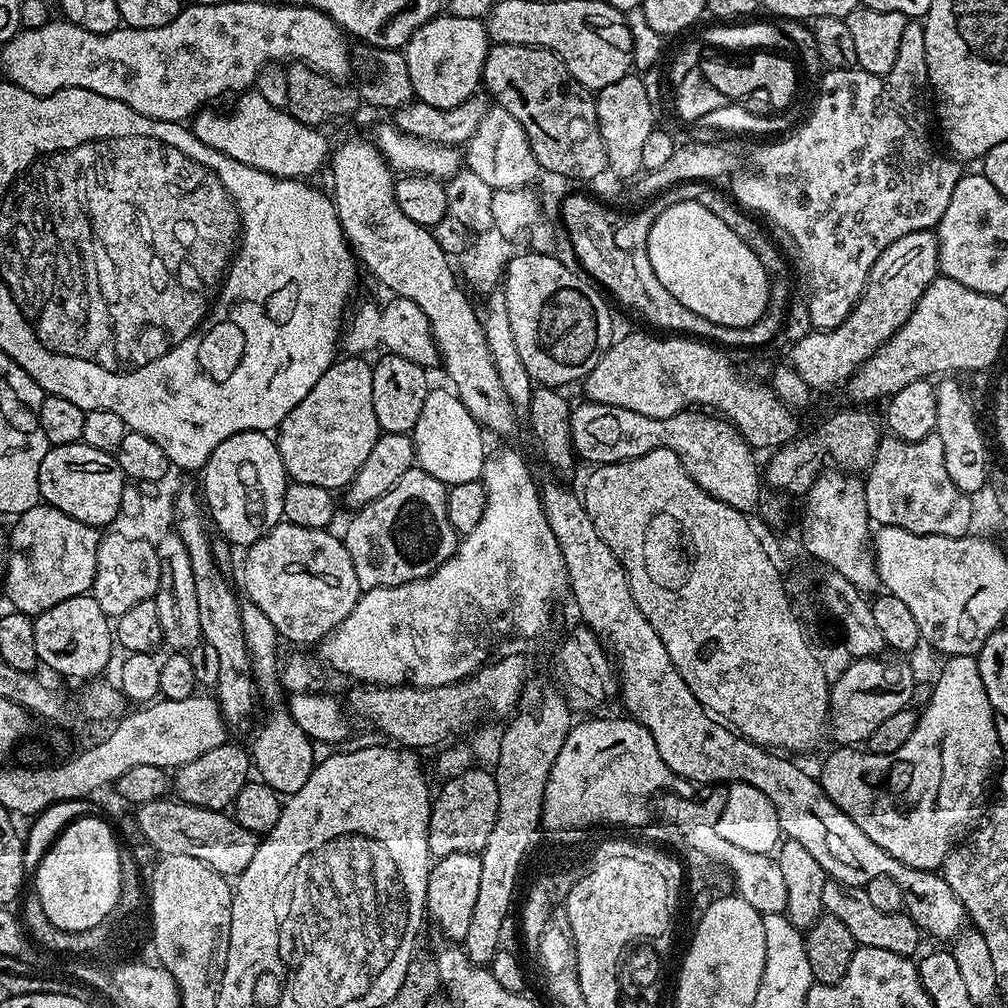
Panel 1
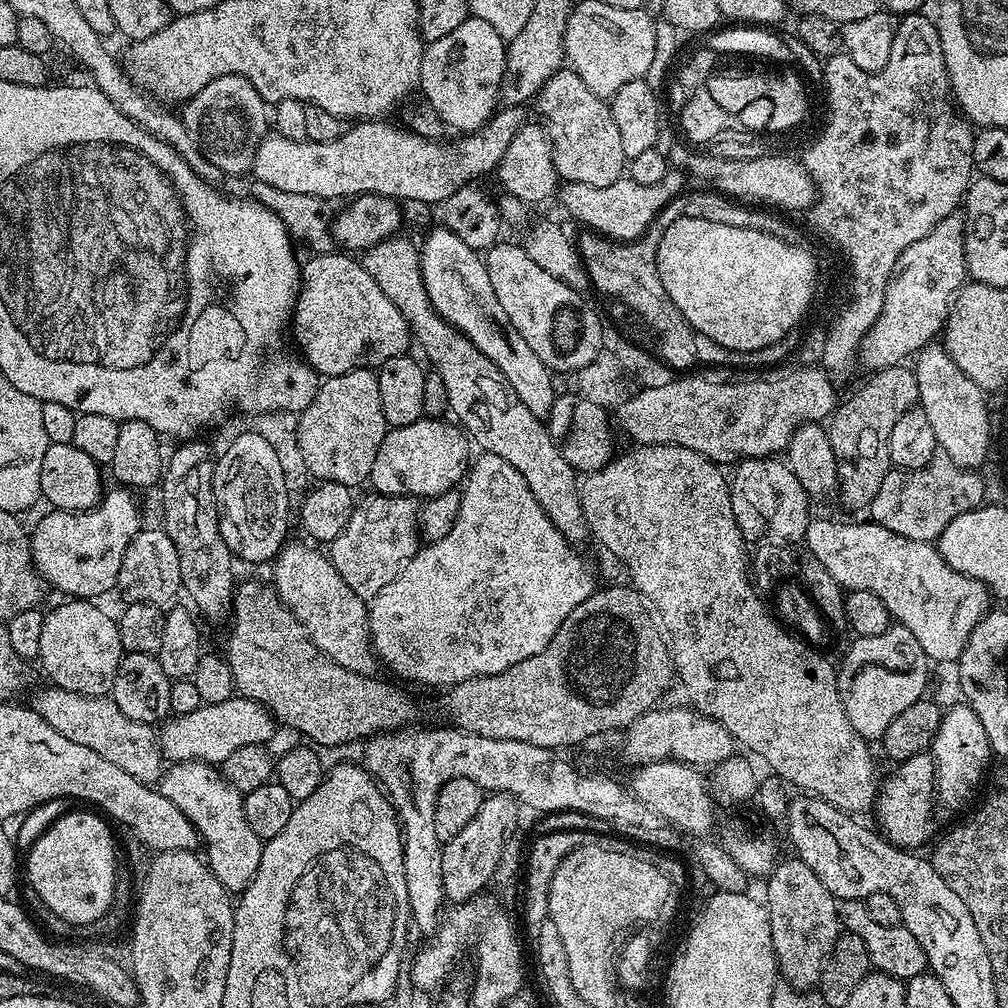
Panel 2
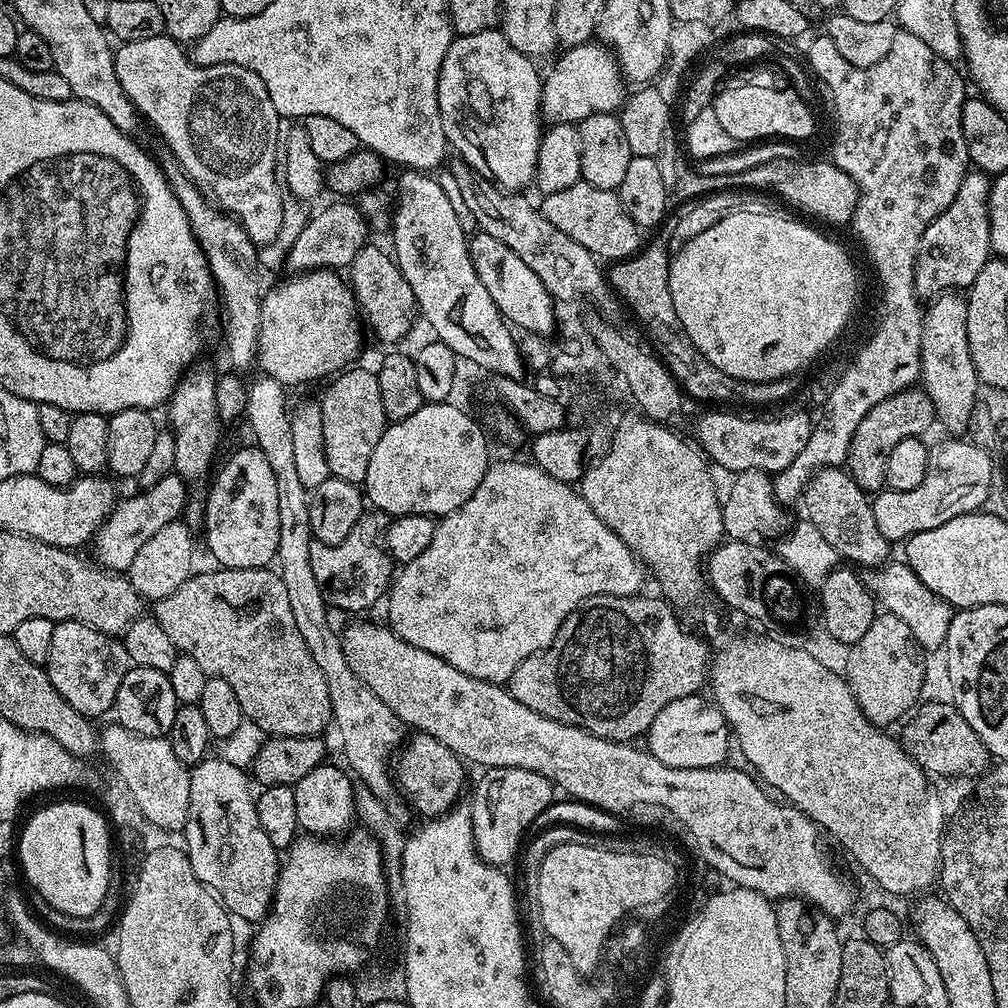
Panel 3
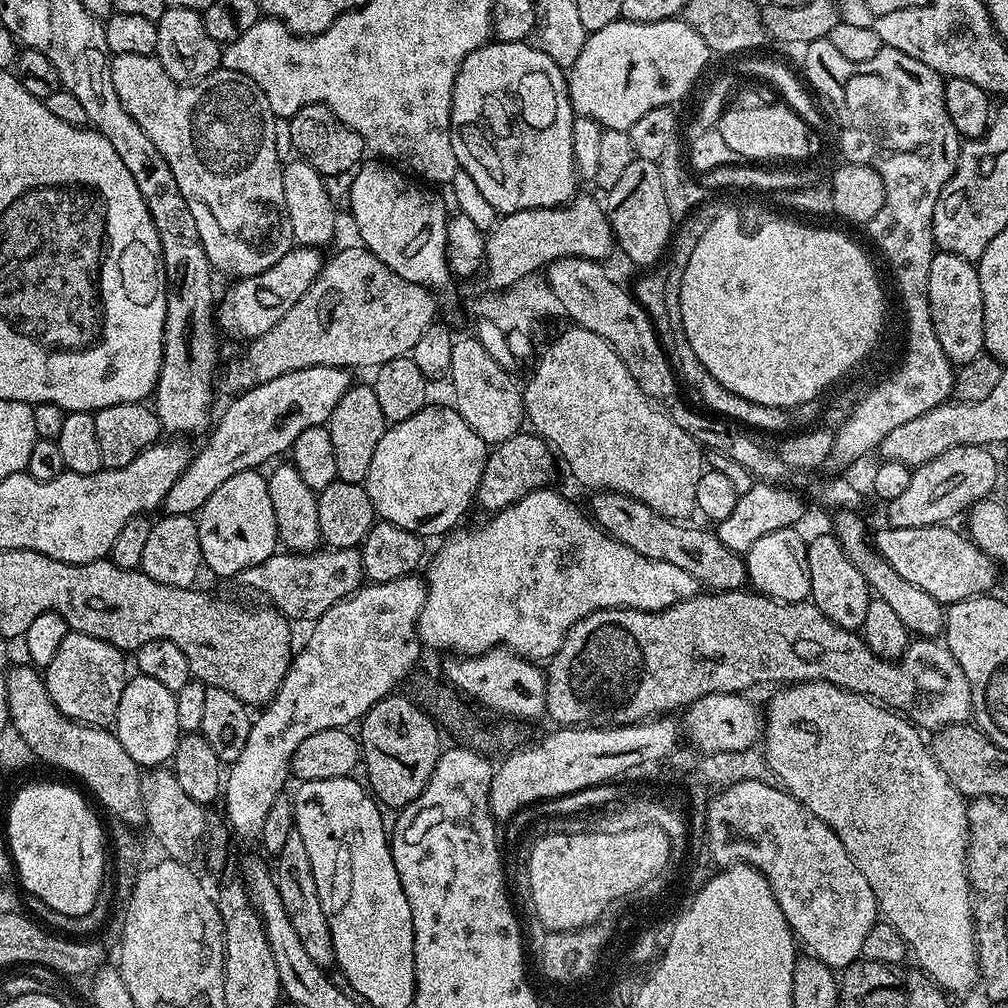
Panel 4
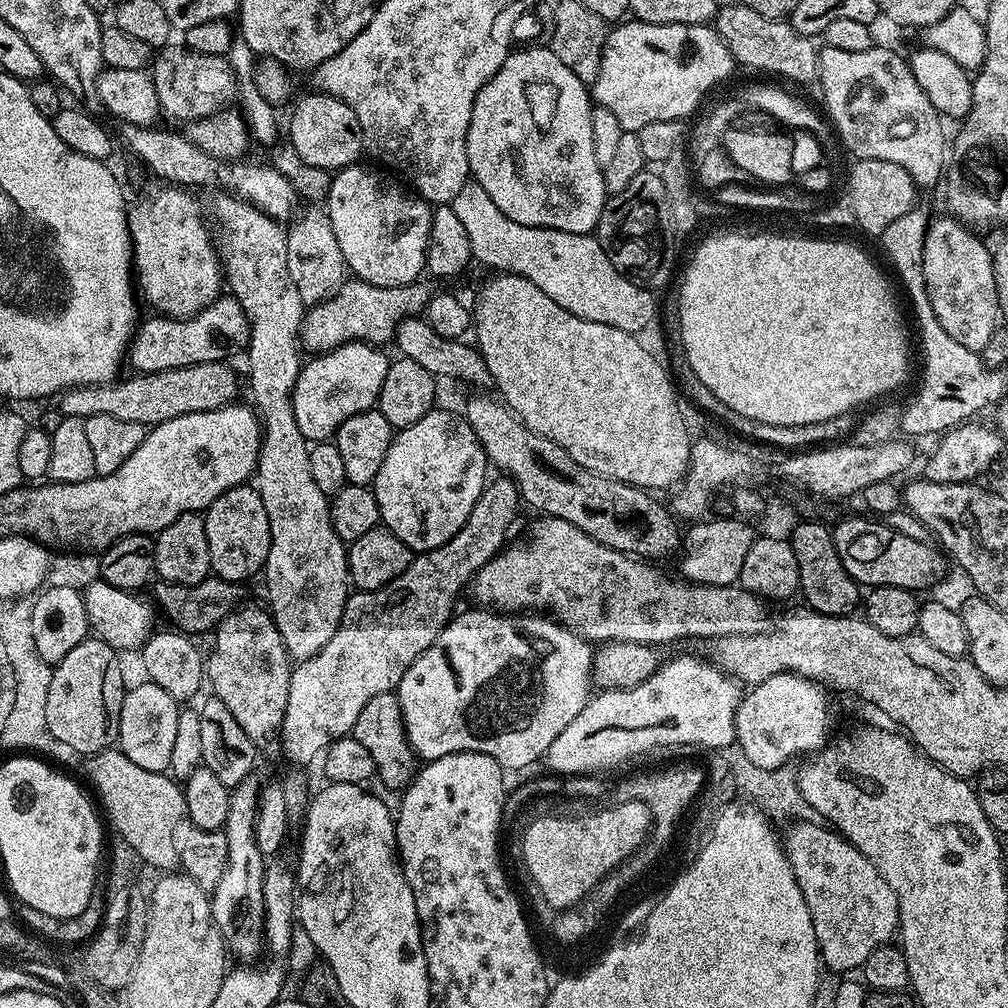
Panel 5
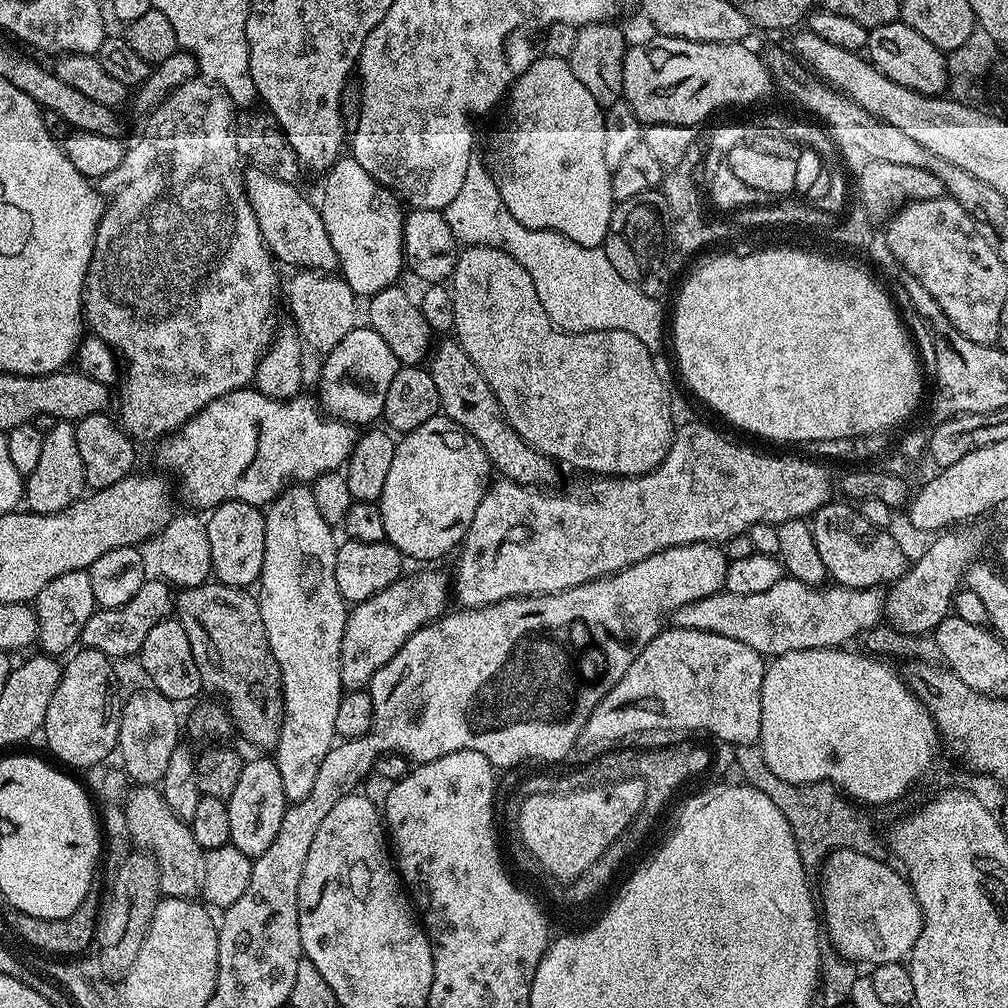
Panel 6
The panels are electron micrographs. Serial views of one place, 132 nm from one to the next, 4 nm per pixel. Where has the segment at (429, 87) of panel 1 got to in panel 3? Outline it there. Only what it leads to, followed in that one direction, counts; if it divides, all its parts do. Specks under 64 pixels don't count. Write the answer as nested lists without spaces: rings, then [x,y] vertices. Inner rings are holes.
[[[491,28],[490,30],[482,30],[478,34],[456,36],[450,50],[446,50],[446,58],[442,58],[442,70],[438,74],[438,110],[442,114],[442,130],[444,131],[444,137],[449,142],[451,151],[459,159],[466,161],[478,175],[484,176],[506,192],[519,193],[524,190],[527,184],[531,185],[536,178],[536,163],[538,162],[538,150],[540,149],[540,137],[542,135],[542,128],[539,128],[539,124],[542,124],[540,95],[544,85],[542,83],[542,72],[539,72],[532,64],[535,64],[533,57],[524,56],[518,50],[514,50],[514,46],[510,46],[510,42],[504,37],[503,32]]]

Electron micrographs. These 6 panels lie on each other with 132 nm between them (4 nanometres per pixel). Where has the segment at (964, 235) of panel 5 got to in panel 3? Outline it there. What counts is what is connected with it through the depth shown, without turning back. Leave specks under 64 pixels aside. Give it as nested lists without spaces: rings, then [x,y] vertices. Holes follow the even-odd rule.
[[[959,291],[941,292],[931,301],[932,304],[923,309],[924,325],[922,326],[922,342],[920,343],[920,380],[922,389],[933,402],[935,419],[949,428],[949,433],[960,434],[971,422],[971,414],[976,404],[975,392],[977,386],[974,358],[970,358],[970,342],[966,338],[967,299]]]

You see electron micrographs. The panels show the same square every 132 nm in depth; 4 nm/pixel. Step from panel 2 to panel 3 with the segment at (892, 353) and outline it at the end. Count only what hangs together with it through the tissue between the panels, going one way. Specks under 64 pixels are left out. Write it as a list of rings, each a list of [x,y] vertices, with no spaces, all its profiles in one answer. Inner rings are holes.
[[[968,171],[958,194],[954,194],[954,202],[950,202],[950,206],[946,206],[946,210],[942,210],[942,214],[938,214],[930,226],[926,226],[914,266],[917,296],[935,298],[941,292],[967,290],[971,288],[974,278],[978,278],[982,266],[986,266],[993,255],[988,217],[988,195],[991,189],[989,173]]]

